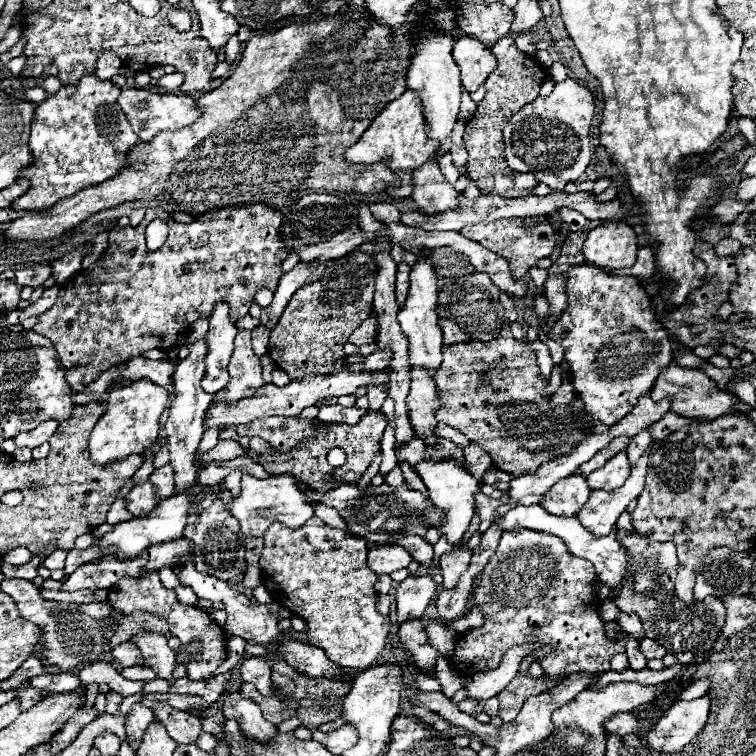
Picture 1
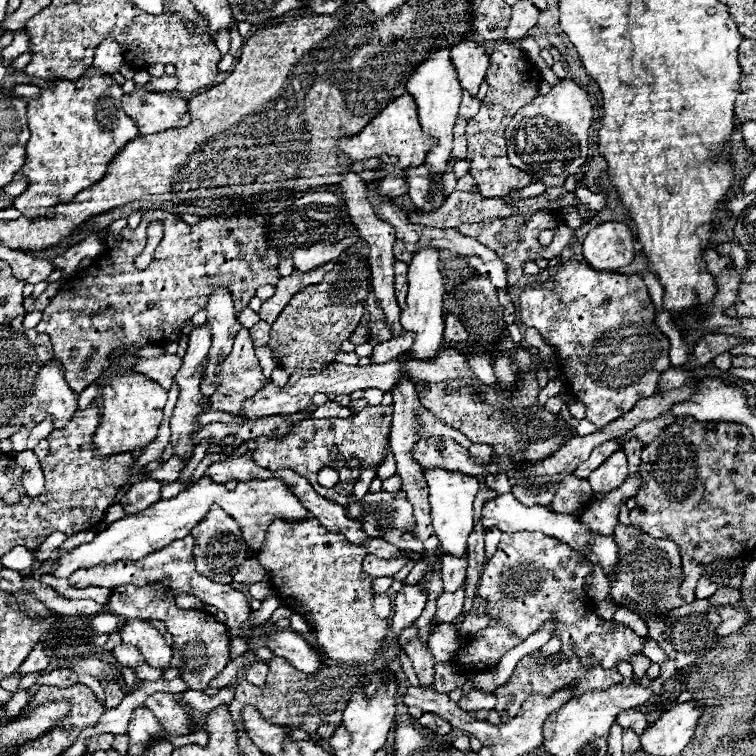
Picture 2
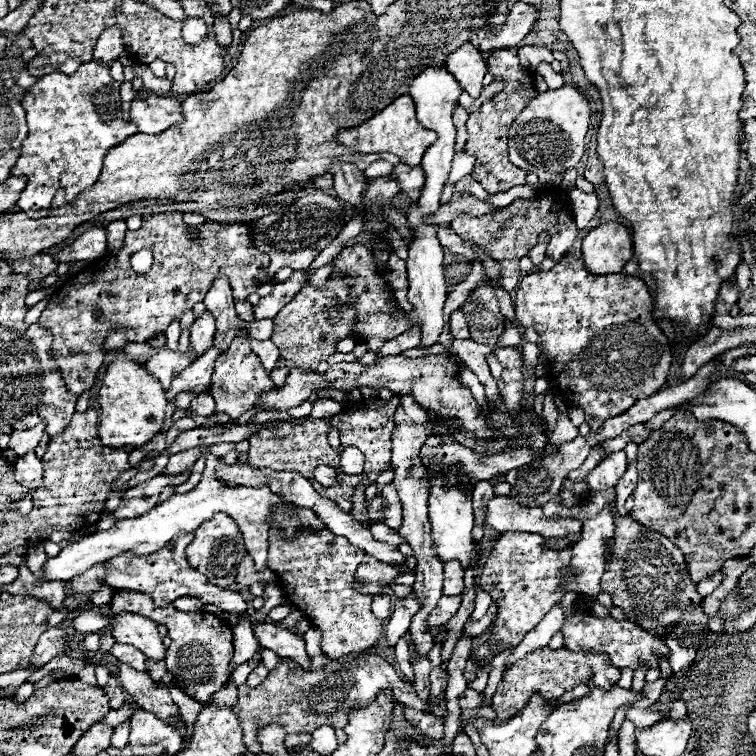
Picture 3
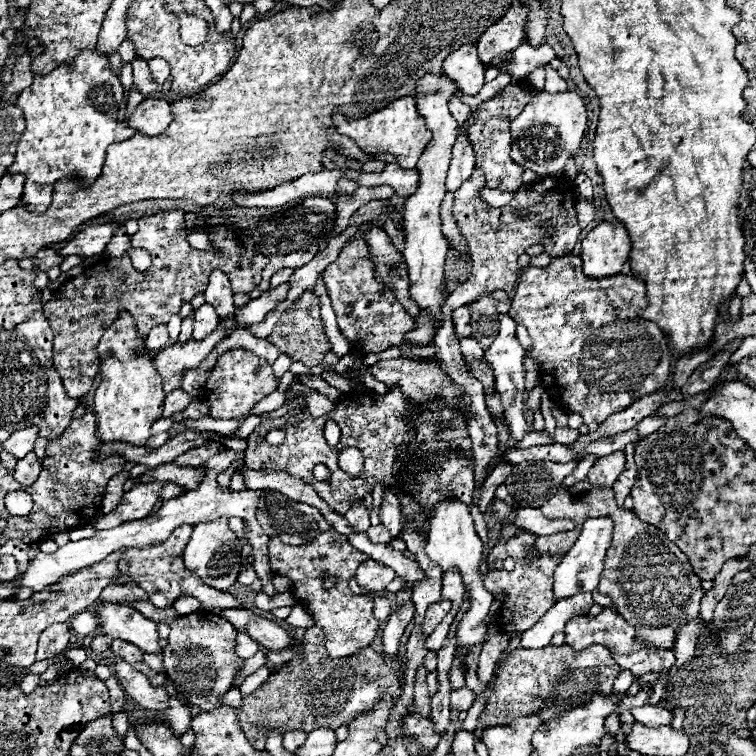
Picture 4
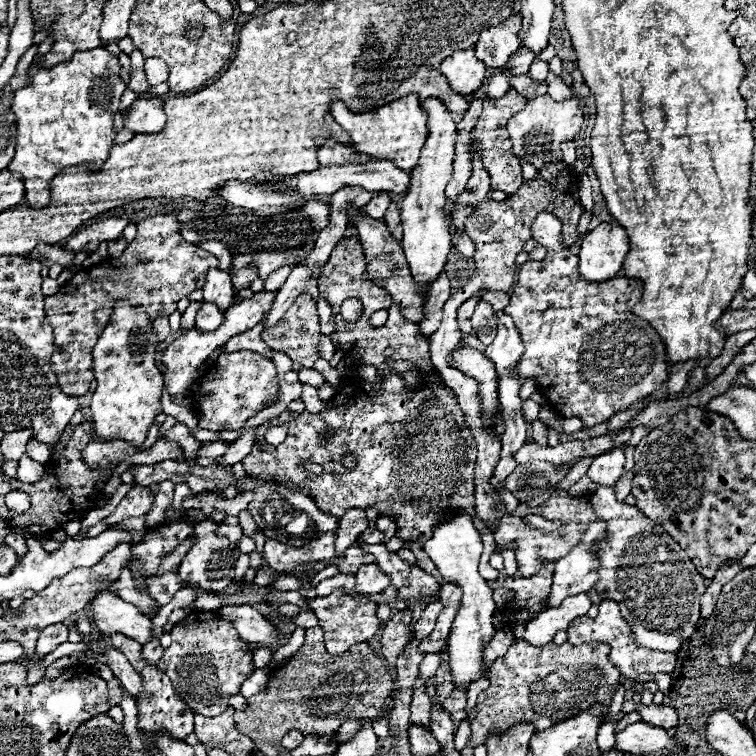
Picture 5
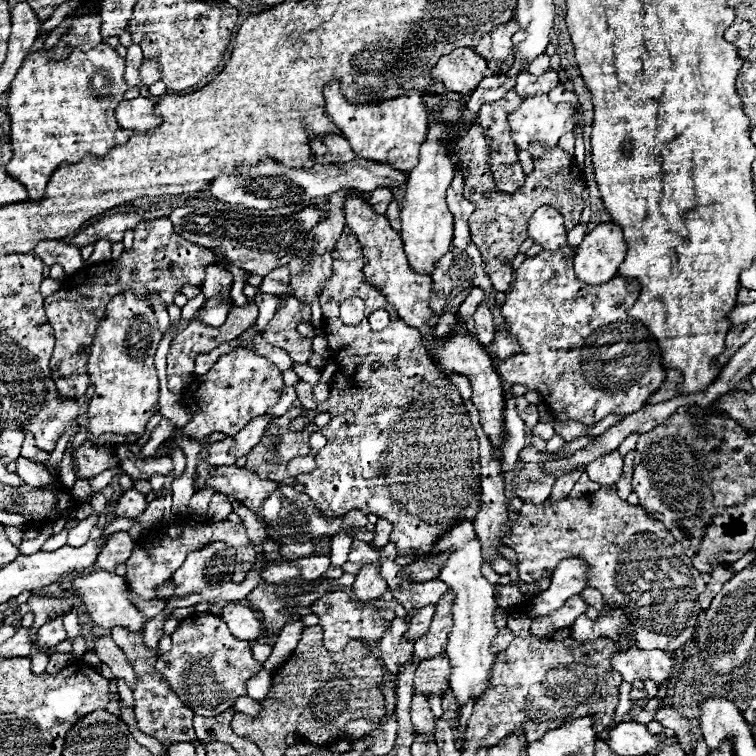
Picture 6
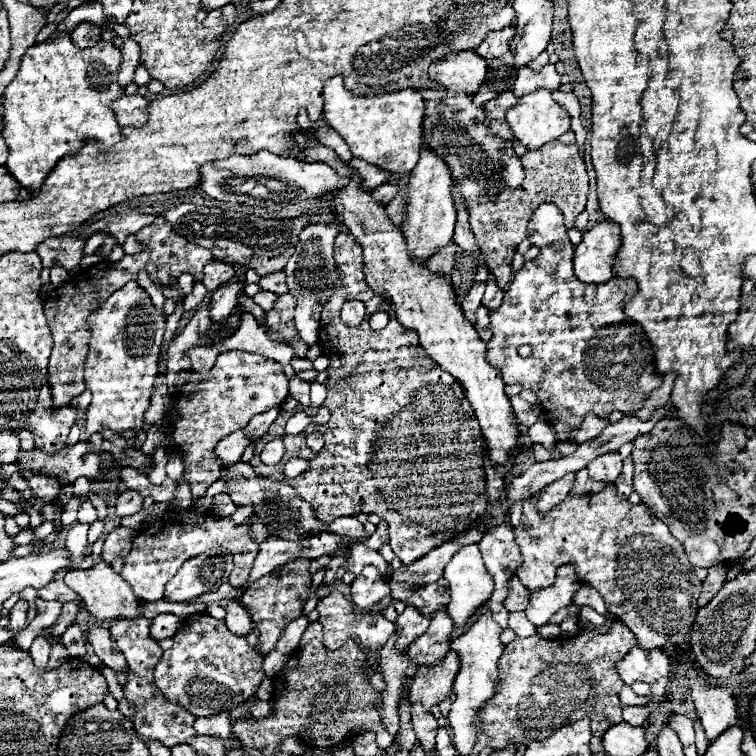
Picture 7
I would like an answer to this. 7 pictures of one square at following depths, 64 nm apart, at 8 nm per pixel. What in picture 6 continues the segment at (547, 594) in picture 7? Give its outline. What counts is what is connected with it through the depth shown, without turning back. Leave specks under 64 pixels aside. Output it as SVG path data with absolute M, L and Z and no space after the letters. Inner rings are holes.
M566 558L562 560L552 574L552 582L550 588L544 590L542 594L538 594L532 600L530 606L530 618L542 618L546 614L550 614L552 610L558 610L560 606L564 606L564 602L570 596L580 594L584 588L588 588L588 562L584 562L582 558Z

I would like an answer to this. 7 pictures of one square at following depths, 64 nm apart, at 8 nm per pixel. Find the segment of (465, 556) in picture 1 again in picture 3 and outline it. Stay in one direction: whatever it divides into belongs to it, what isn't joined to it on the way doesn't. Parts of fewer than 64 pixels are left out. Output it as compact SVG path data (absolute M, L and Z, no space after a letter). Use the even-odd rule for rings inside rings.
M444 562L444 594L456 596L464 590L464 568L460 562Z

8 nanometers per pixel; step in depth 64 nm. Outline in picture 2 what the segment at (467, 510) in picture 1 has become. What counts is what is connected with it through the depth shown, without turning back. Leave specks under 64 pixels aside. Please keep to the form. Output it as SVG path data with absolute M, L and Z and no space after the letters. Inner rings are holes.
M424 468L424 478L430 488L430 506L432 506L432 526L436 530L438 540L442 542L446 554L466 556L466 540L472 532L472 502L478 492L478 478L468 478L468 474L460 474L444 468Z

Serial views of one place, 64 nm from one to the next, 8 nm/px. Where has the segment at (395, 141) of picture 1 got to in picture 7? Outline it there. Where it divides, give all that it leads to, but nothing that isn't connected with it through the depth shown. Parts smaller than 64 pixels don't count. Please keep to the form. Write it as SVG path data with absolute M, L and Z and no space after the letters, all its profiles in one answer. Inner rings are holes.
M334 76L328 82L324 82L322 96L324 120L348 142L354 158L366 160L368 164L380 166L396 174L406 174L416 166L424 130L424 100L418 94L418 90L406 88L400 92L388 92L374 98L362 98L348 92L342 84L342 78Z

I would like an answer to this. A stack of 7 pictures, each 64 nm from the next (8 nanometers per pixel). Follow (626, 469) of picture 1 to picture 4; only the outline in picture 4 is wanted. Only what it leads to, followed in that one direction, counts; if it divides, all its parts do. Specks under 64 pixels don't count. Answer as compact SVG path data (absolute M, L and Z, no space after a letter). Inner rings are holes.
M616 452L604 458L598 458L592 470L588 472L588 480L596 488L612 488L612 484L618 480L618 476L624 472L624 452Z

